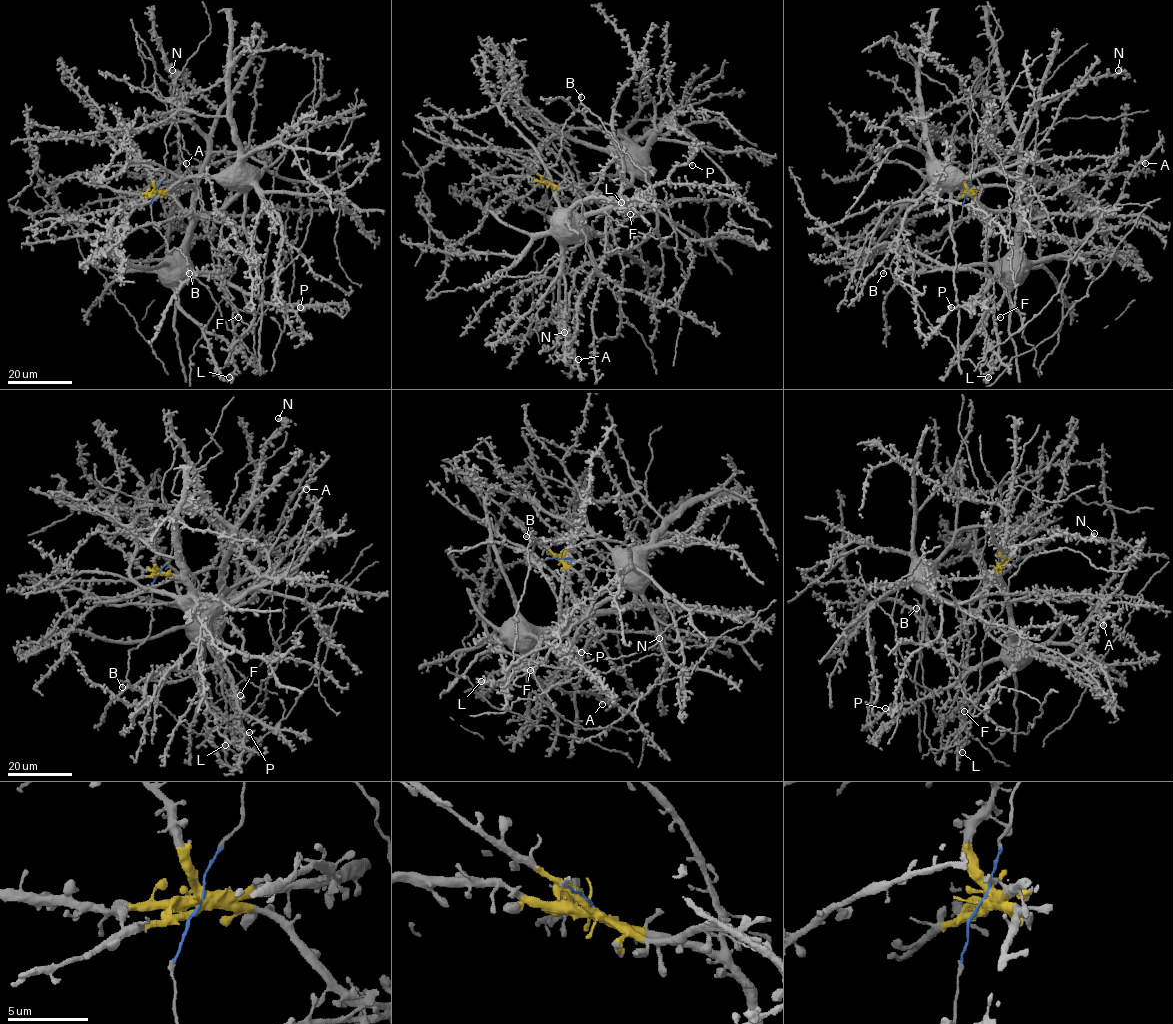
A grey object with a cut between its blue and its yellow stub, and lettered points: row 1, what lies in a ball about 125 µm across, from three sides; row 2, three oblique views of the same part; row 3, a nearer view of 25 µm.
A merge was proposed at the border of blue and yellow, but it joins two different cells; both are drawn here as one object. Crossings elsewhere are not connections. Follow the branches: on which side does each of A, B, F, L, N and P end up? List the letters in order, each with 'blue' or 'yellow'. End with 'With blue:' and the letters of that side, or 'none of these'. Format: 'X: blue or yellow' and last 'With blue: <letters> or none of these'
A: yellow
B: blue
F: blue
L: blue
N: yellow
P: yellow
With blue: B, F, L

